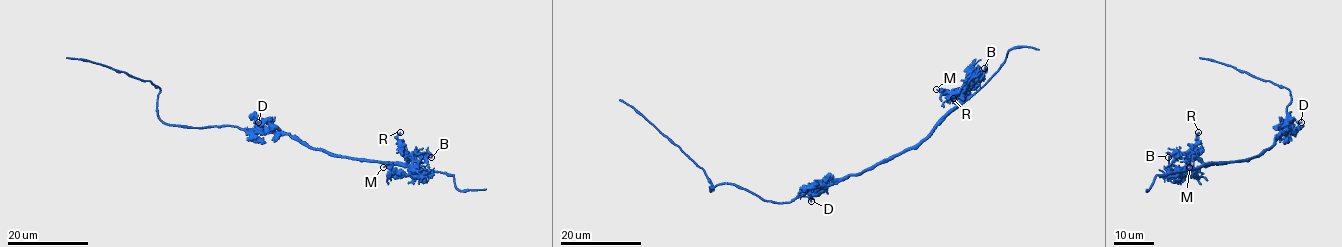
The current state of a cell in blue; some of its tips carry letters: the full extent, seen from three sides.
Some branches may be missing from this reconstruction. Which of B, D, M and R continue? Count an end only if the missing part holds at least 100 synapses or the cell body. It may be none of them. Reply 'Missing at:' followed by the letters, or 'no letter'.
Missing at: no letter

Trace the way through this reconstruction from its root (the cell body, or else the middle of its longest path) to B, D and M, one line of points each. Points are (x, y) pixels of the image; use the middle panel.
B: (819, 188), (836, 184), (849, 175), (859, 174), (914, 149), (967, 93), (984, 68)
D: (819, 188), (810, 193), (811, 201)
M: (819, 188), (914, 149), (962, 100), (963, 88), (947, 93), (936, 89)

